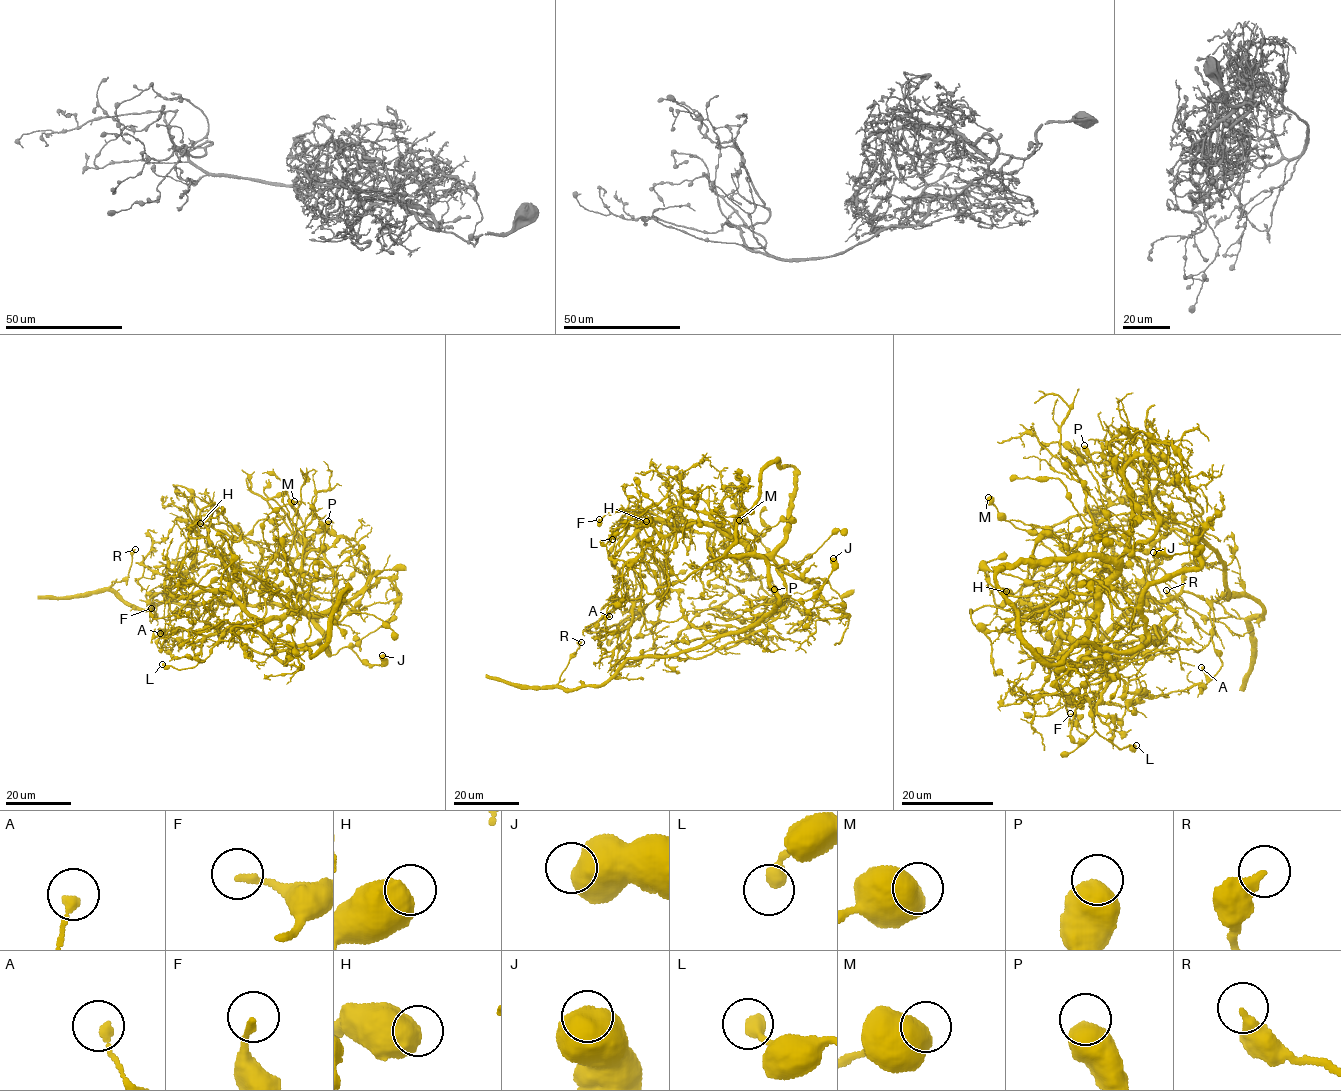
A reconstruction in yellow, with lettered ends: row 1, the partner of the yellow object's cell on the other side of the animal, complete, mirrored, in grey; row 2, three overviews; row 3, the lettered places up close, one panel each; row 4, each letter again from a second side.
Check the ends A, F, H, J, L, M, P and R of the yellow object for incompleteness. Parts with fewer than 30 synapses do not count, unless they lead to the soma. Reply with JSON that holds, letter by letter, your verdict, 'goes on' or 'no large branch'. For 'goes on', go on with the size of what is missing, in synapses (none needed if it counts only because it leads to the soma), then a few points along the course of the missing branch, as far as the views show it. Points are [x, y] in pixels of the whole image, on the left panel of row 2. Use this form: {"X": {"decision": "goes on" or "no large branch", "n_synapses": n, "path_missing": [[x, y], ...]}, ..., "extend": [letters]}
{"A": {"decision": "no large branch"}, "F": {"decision": "no large branch"}, "H": {"decision": "no large branch"}, "J": {"decision": "no large branch"}, "L": {"decision": "no large branch"}, "M": {"decision": "no large branch"}, "P": {"decision": "no large branch"}, "R": {"decision": "no large branch"}, "extend": []}

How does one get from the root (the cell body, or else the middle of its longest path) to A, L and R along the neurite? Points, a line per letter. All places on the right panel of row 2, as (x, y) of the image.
A: (1080, 662), (1098, 660), (1140, 600), (1229, 596), (1211, 606), (1220, 668), (1208, 676), (1201, 667)
L: (1080, 662), (1059, 656), (1061, 634), (1085, 642), (1098, 667), (1086, 688), (1095, 731), (1119, 749), (1136, 745)
R: (1080, 662), (1098, 660), (1101, 643), (1140, 600), (1240, 594), (1261, 607), (1262, 620), (1207, 619), (1166, 590)

